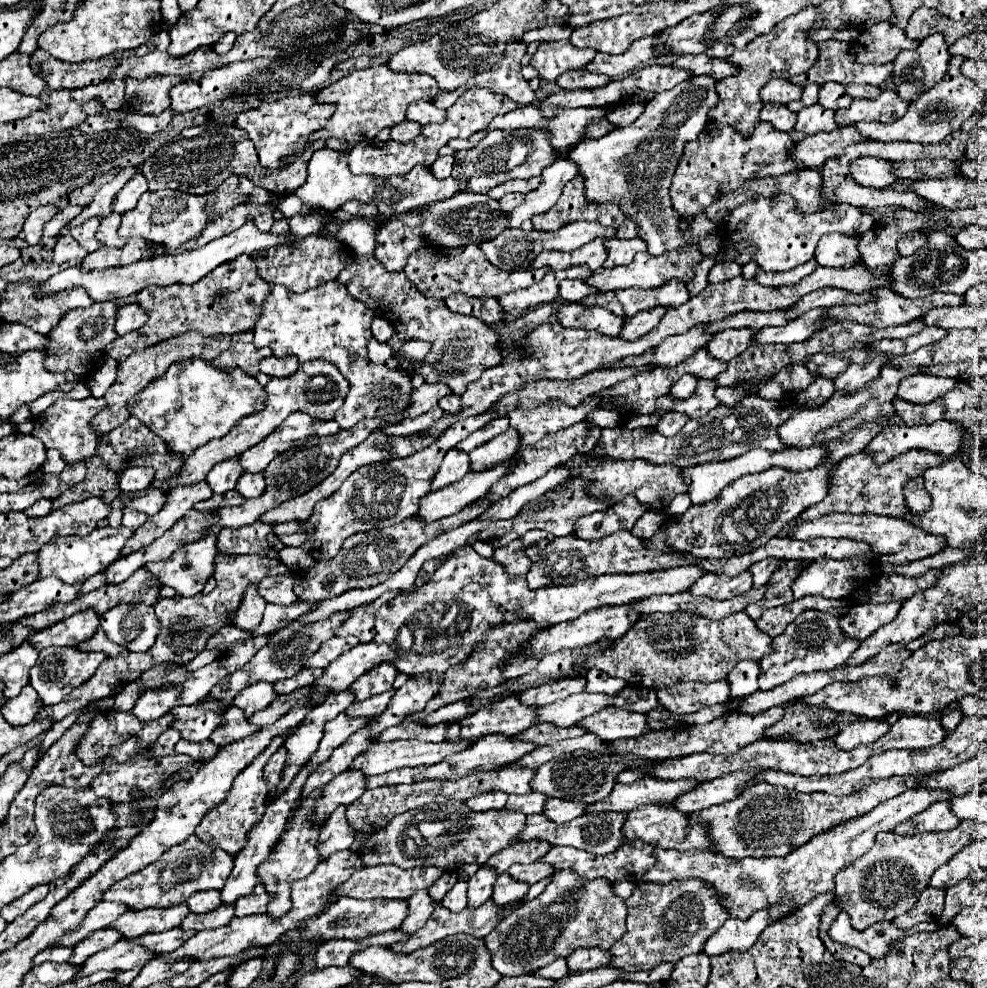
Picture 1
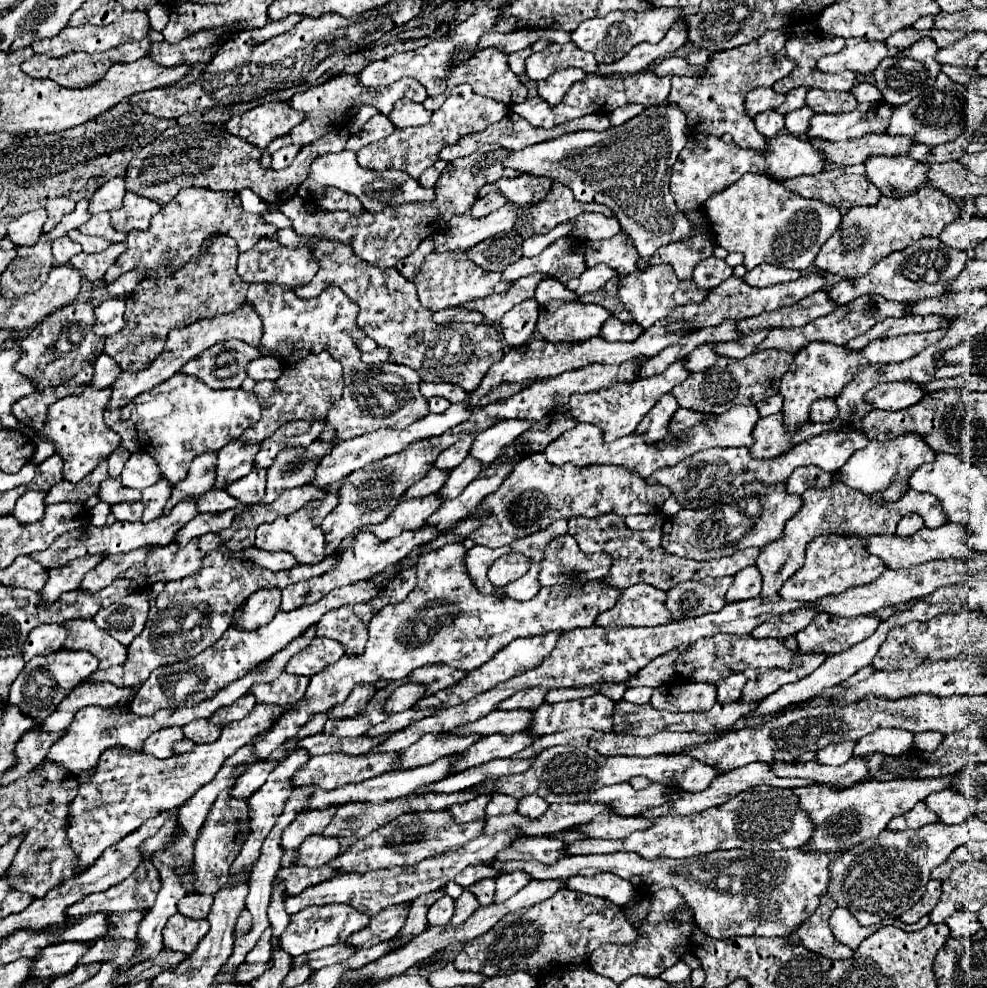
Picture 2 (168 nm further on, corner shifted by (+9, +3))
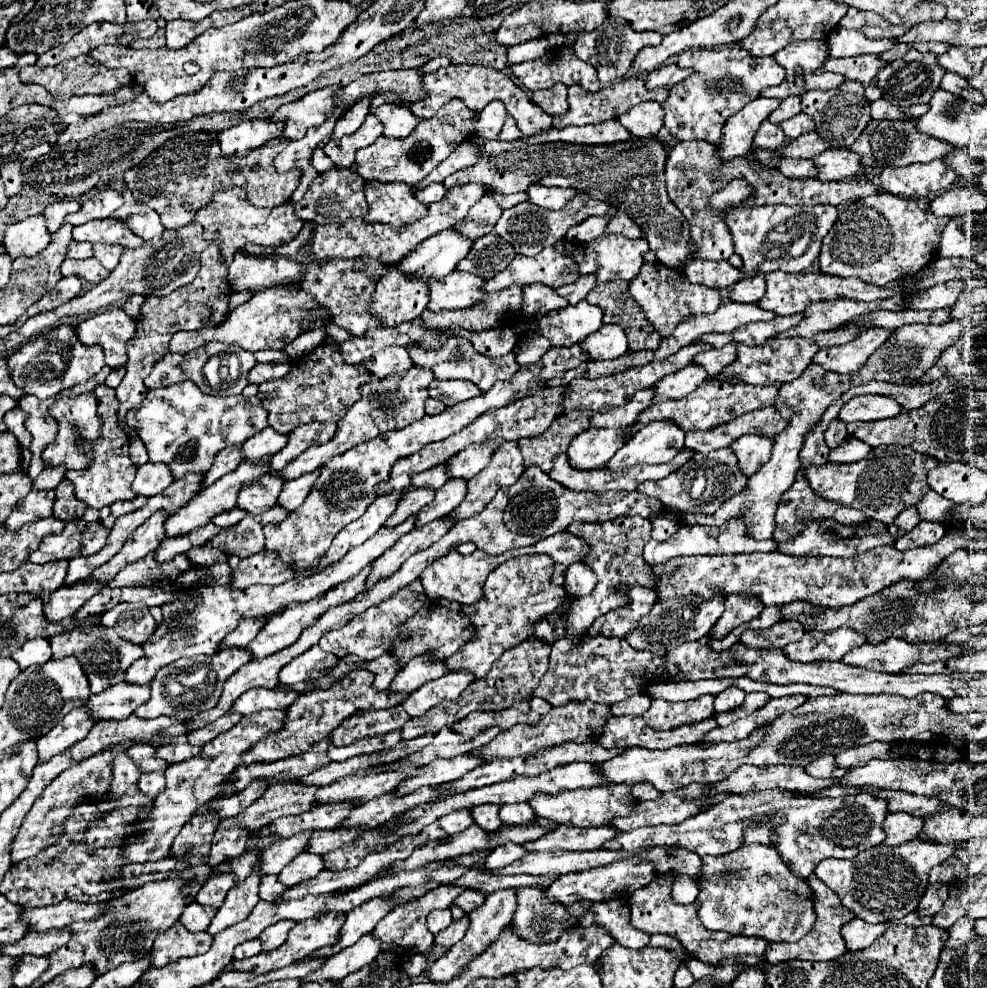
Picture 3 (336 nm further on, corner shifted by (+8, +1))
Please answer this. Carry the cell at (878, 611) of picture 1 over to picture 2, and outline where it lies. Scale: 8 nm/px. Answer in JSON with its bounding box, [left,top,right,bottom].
[796,614,880,654]

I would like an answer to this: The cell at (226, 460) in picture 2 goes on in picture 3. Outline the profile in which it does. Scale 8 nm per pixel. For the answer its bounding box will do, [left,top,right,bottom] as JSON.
[241,426,287,466]

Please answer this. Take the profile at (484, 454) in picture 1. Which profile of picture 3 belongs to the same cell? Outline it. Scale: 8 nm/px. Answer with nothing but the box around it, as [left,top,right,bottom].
[417,478,467,526]

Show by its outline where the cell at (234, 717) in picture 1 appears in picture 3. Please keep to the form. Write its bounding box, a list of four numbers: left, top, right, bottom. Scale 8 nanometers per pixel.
[157,736,203,764]

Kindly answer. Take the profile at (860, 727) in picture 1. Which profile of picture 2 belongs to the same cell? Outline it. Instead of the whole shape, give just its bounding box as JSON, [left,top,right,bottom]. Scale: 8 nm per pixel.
[816,742,854,766]

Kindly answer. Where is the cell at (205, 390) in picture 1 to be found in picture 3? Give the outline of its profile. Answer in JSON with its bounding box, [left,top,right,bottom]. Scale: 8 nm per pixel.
[135,382,267,480]

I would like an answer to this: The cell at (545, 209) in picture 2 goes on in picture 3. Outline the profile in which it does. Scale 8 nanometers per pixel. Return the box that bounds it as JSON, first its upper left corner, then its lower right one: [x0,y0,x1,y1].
[495,194,609,256]

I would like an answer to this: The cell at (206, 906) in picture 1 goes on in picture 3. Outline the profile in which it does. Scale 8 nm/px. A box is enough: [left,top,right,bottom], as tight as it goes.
[179,902,217,932]

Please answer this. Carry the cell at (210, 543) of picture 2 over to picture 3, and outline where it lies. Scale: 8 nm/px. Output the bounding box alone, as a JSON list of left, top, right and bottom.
[187,544,217,566]

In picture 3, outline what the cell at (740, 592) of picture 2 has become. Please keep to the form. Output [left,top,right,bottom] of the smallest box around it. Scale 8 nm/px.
[713,594,765,638]

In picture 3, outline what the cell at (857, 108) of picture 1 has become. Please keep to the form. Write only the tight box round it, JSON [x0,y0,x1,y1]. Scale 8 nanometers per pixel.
[779,130,829,158]

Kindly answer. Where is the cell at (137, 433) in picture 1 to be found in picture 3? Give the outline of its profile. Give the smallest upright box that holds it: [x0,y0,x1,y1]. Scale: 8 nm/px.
[89,510,167,582]

